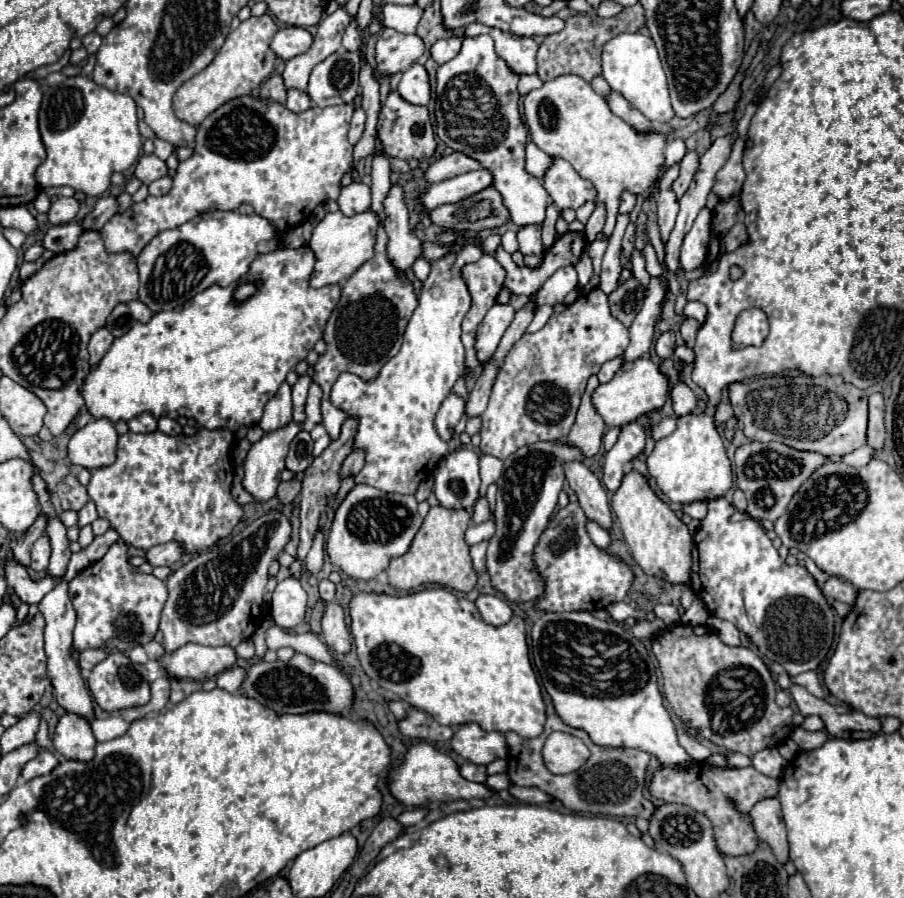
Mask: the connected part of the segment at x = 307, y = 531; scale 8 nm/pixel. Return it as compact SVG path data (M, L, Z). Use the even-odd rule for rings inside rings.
M347 418L343 428L341 428L341 436L337 440L333 440L321 456L317 456L311 466L303 472L303 490L299 494L299 502L301 502L301 530L299 530L299 548L297 548L297 560L293 562L293 566L289 568L291 574L295 578L301 578L303 574L303 560L313 544L313 538L315 534L319 532L321 528L321 516L327 508L327 502L337 494L339 490L339 484L341 484L341 478L337 476L339 468L341 468L341 460L345 460L345 456L349 456L349 452L353 452L353 436L357 432L357 420L353 418Z

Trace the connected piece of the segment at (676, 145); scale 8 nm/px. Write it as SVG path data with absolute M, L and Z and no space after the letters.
M677 138L677 140L669 142L667 148L665 148L665 170L669 170L673 164L681 162L681 158L685 156L685 152L687 152L687 148L685 148L683 140Z

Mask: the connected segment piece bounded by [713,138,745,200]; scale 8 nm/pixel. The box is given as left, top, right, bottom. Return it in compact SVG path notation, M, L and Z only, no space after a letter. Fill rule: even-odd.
M737 138L735 144L733 144L733 152L731 152L729 160L727 160L725 166L717 172L717 178L715 178L713 192L715 192L721 200L733 196L733 194L739 192L741 186L743 186L745 170L743 170L741 158L743 158L743 140Z

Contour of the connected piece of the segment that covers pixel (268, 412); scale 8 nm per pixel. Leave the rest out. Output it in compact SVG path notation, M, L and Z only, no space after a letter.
M285 382L277 390L277 396L273 396L273 400L269 400L269 404L265 404L265 414L259 422L259 426L265 432L273 432L273 430L287 426L289 422L291 422L291 388Z

